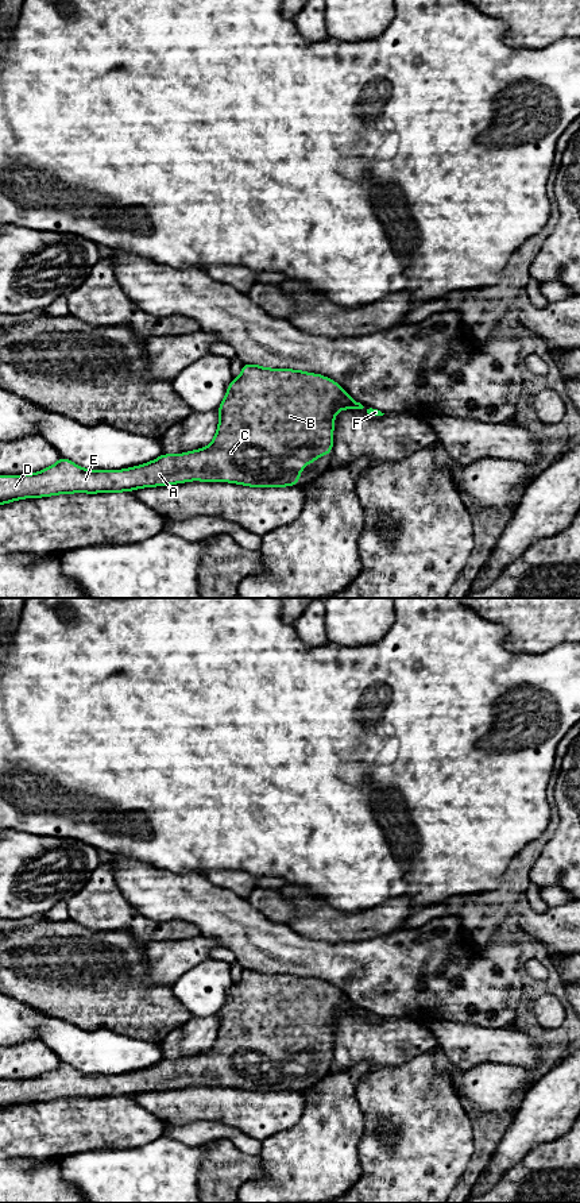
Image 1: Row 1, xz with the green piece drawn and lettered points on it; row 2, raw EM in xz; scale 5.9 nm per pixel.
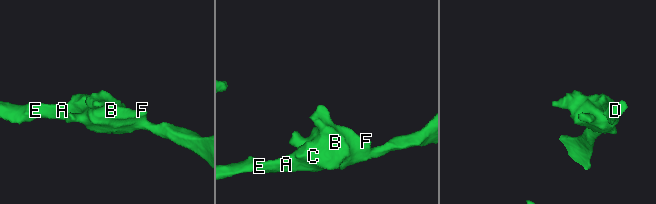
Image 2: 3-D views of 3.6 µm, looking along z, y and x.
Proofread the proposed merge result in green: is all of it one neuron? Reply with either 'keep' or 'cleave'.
keep

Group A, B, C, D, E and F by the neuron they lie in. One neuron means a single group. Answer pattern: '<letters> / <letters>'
A B C D E F

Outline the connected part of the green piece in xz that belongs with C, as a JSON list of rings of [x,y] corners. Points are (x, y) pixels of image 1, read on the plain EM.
[[[244,968],[241,972],[241,979],[239,983],[233,983],[227,994],[227,1000],[220,1009],[219,1014],[219,1030],[212,1048],[201,1054],[194,1054],[178,1060],[162,1059],[158,1064],[151,1065],[146,1069],[134,1071],[125,1075],[86,1075],[71,1065],[61,1061],[54,1071],[50,1071],[42,1076],[26,1080],[0,1080],[0,1110],[8,1108],[22,1103],[38,1103],[38,1102],[51,1102],[55,1099],[70,1099],[70,1098],[119,1098],[119,1096],[134,1096],[139,1092],[152,1092],[152,1091],[167,1091],[189,1086],[204,1086],[204,1087],[232,1087],[251,1092],[282,1092],[282,1091],[298,1091],[299,1077],[305,1075],[302,1071],[308,1068],[309,1071],[317,1065],[320,1060],[330,1060],[333,1052],[333,1032],[335,1032],[335,1019],[341,1014],[363,1014],[364,1011],[360,1007],[356,1007],[339,988],[333,984],[329,984],[321,979],[305,978],[302,975],[290,975],[290,973],[266,973],[259,969]]]

